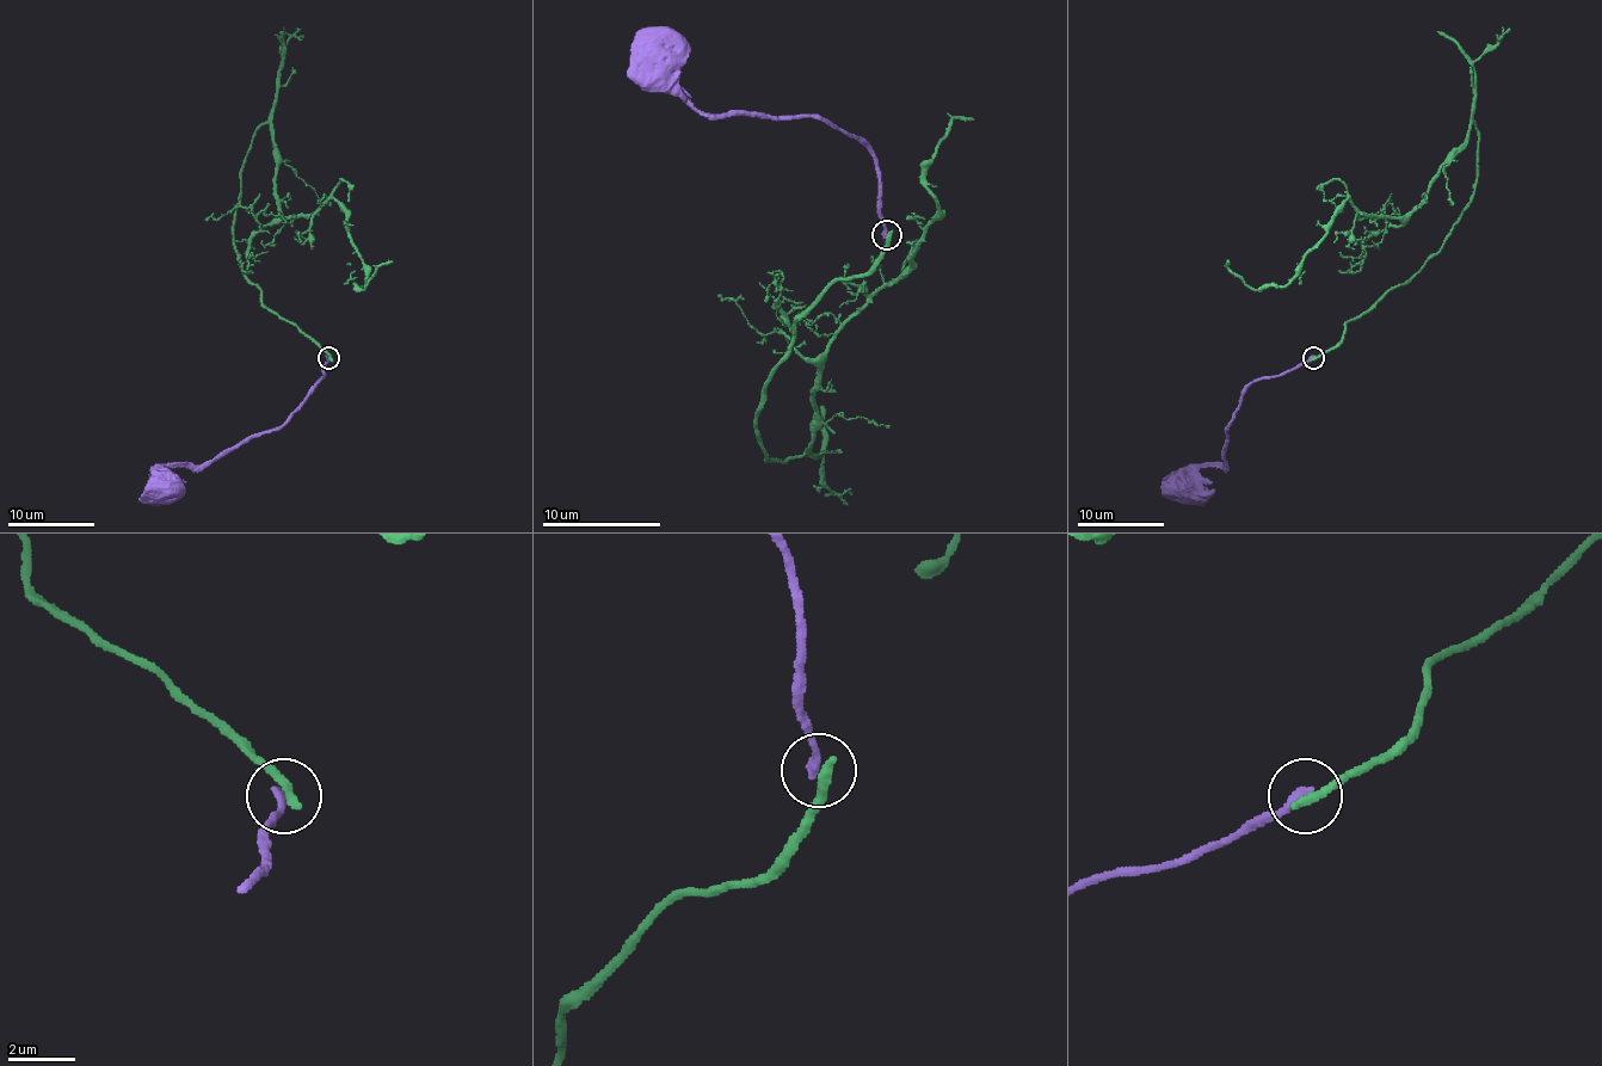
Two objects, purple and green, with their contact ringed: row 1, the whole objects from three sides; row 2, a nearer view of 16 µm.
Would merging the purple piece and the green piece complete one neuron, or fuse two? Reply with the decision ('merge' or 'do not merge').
do not merge

